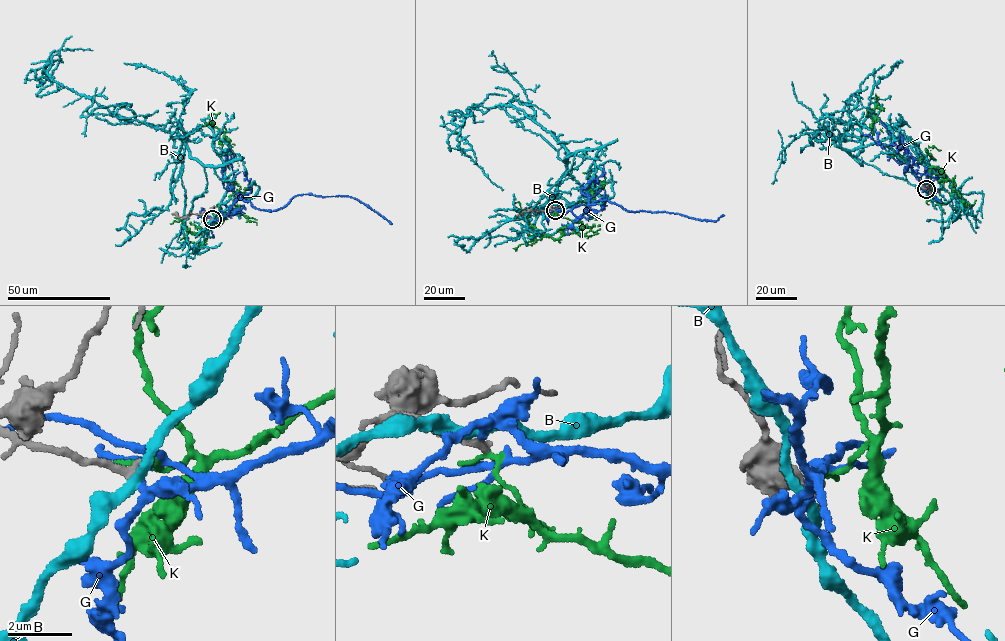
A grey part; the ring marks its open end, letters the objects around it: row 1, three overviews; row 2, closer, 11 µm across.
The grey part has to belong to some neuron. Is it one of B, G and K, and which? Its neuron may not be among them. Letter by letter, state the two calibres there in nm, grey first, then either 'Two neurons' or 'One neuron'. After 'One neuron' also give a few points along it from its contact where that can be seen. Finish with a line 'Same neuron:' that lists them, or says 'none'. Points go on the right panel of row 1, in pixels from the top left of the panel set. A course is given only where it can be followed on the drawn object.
B: Thickness 280 nm (grey) against 300 nm. Two neurons
G: Thickness 280 nm (grey) against 190 nm. One neuron. Its course: (926, 189), (909, 165), (903, 171), (909, 161), (899, 140), (901, 135), (903, 145), (897, 152)
K: Thickness 280 nm (grey) against 200 nm. Two neurons
Same neuron: G

